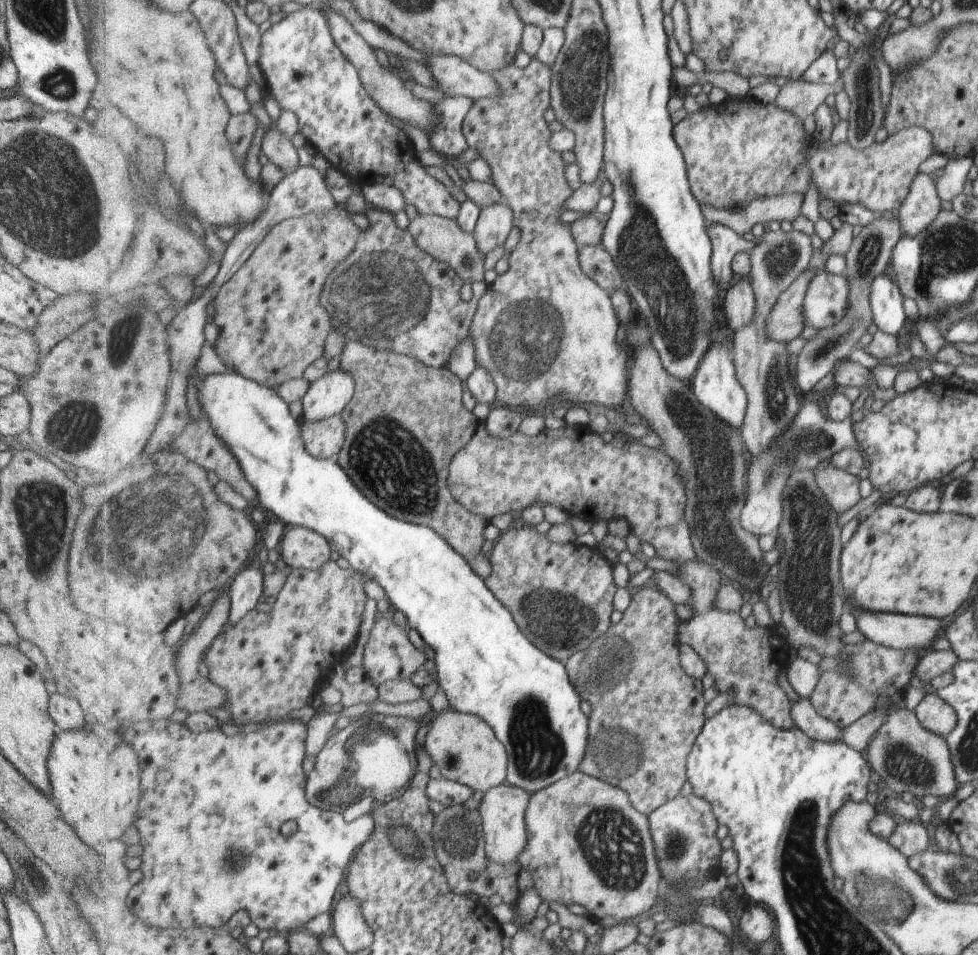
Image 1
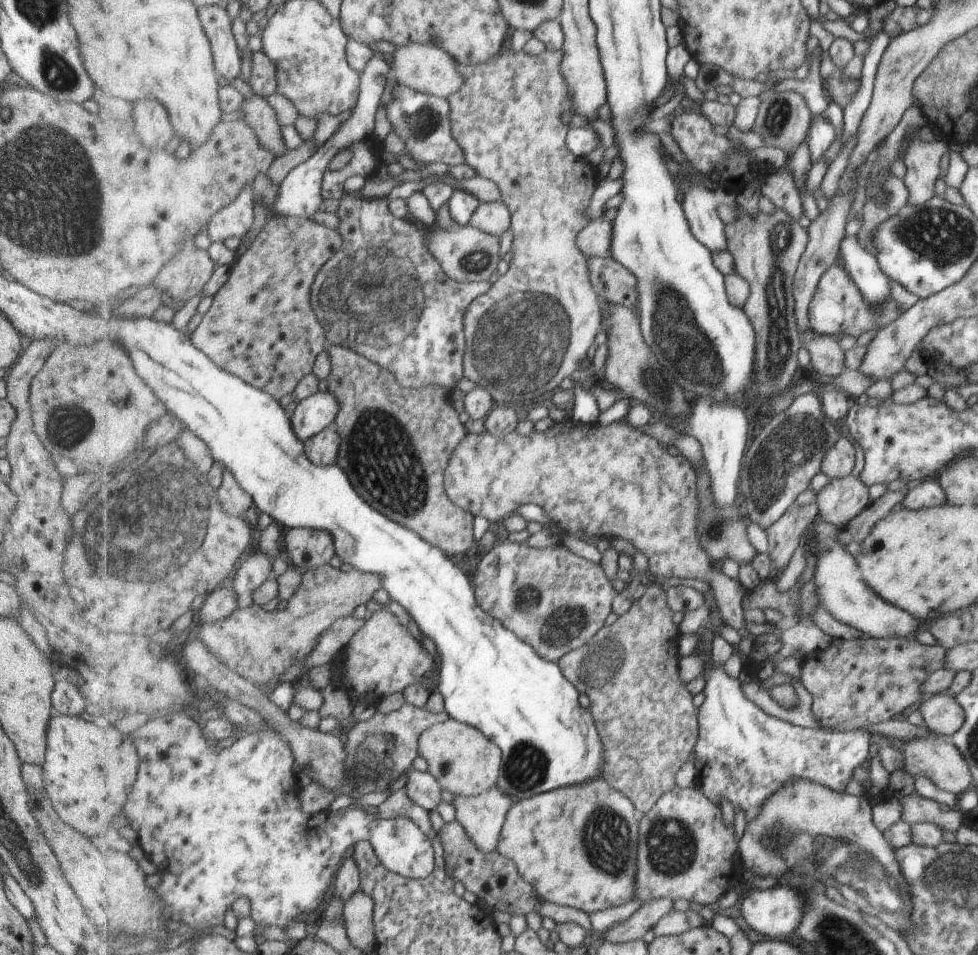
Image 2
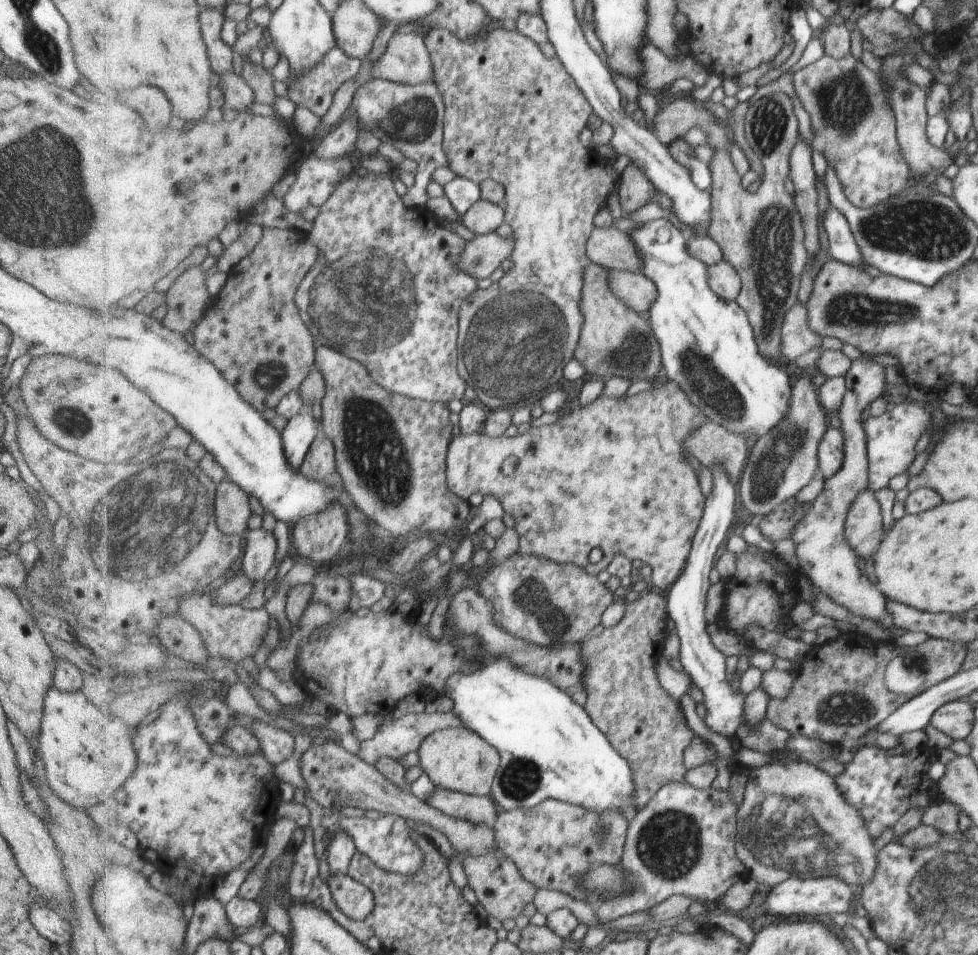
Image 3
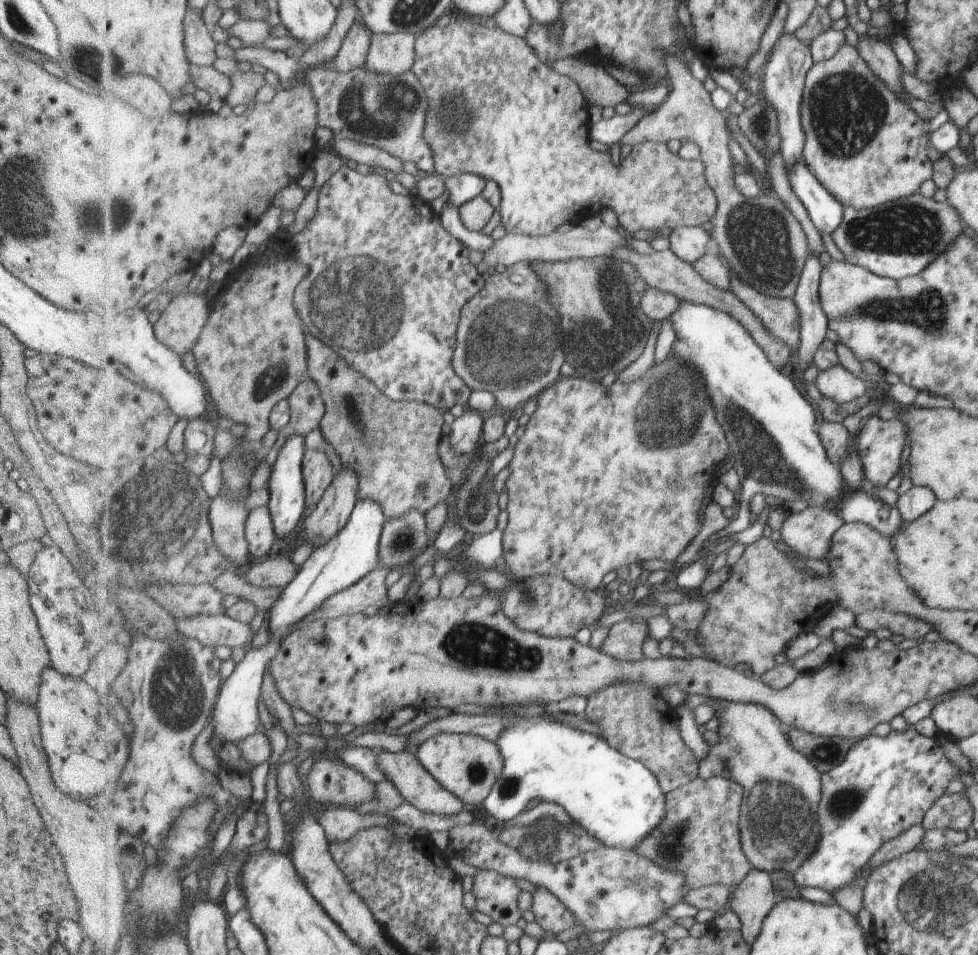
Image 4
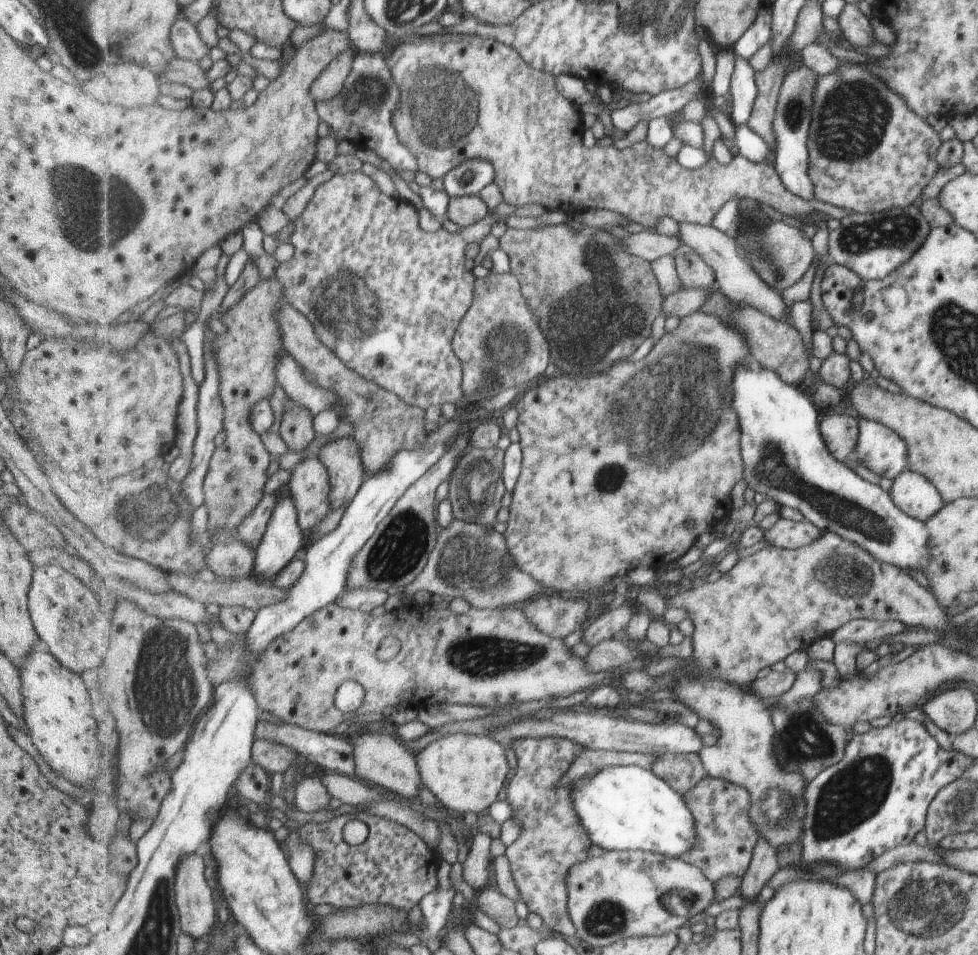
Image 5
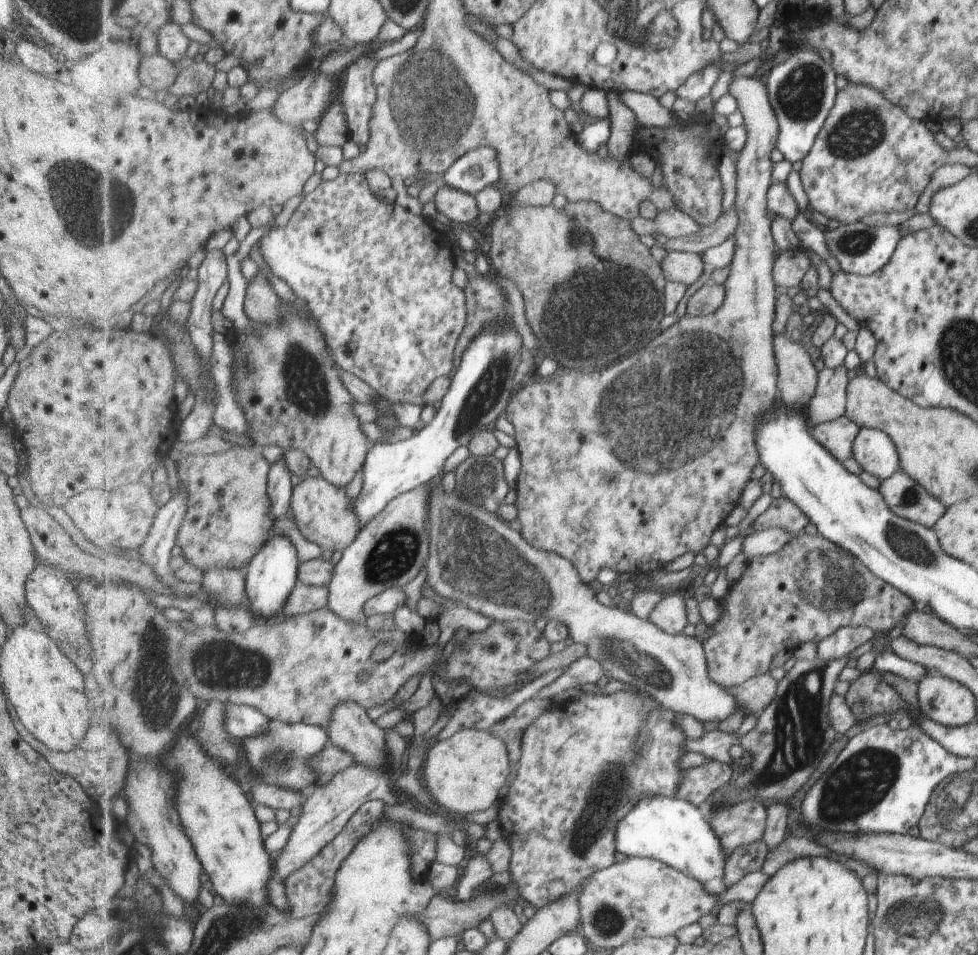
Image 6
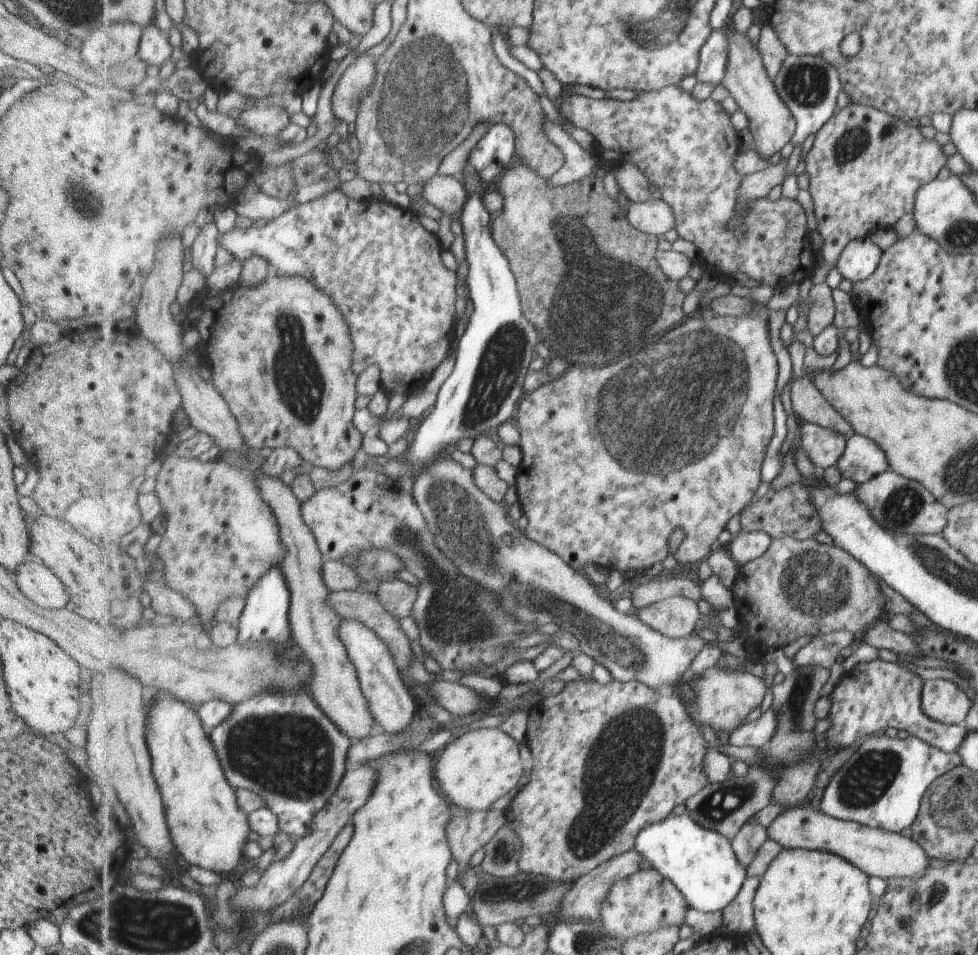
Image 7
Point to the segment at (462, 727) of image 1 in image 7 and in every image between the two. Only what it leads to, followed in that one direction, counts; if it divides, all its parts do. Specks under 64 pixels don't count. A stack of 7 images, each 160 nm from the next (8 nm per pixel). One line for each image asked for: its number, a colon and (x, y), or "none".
2: (465, 762)
3: (459, 759)
4: (468, 765)
5: (466, 772)
6: (465, 773)
7: (474, 770)

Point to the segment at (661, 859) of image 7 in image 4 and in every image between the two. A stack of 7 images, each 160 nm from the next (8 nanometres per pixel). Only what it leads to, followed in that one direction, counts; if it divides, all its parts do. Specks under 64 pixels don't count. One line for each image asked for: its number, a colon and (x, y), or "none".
4: (620, 802)
5: (624, 808)
6: (666, 828)

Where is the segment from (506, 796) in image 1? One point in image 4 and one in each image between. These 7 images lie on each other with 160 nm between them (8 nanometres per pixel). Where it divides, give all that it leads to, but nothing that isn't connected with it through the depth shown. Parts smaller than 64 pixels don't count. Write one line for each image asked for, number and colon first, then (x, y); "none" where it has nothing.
2: (483, 816)
3: (481, 810)
4: (419, 788)

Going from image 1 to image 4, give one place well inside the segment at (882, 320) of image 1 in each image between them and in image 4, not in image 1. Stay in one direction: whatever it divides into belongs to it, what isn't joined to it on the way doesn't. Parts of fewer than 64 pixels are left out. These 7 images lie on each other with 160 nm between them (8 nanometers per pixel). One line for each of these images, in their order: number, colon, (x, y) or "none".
2: (860, 264)
3: (842, 247)
4: (825, 213)

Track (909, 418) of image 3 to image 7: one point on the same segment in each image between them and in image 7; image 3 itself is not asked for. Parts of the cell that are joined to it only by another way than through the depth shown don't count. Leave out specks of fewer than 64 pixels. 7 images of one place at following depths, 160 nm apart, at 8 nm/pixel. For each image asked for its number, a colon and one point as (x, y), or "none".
4: (880, 441)
5: (881, 450)
6: (873, 450)
7: (862, 459)

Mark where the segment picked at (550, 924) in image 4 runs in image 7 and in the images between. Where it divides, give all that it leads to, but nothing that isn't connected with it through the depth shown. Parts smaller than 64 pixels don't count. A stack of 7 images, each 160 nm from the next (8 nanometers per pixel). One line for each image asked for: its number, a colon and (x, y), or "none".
5: (553, 840)
6: (561, 823)
7: (586, 801)

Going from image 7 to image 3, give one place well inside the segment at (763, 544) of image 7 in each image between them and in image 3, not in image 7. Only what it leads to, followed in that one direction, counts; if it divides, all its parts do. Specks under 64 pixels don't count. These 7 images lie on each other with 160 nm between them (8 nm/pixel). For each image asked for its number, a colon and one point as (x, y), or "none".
3: (825, 558)
4: (809, 533)
5: (786, 534)
6: (769, 541)

